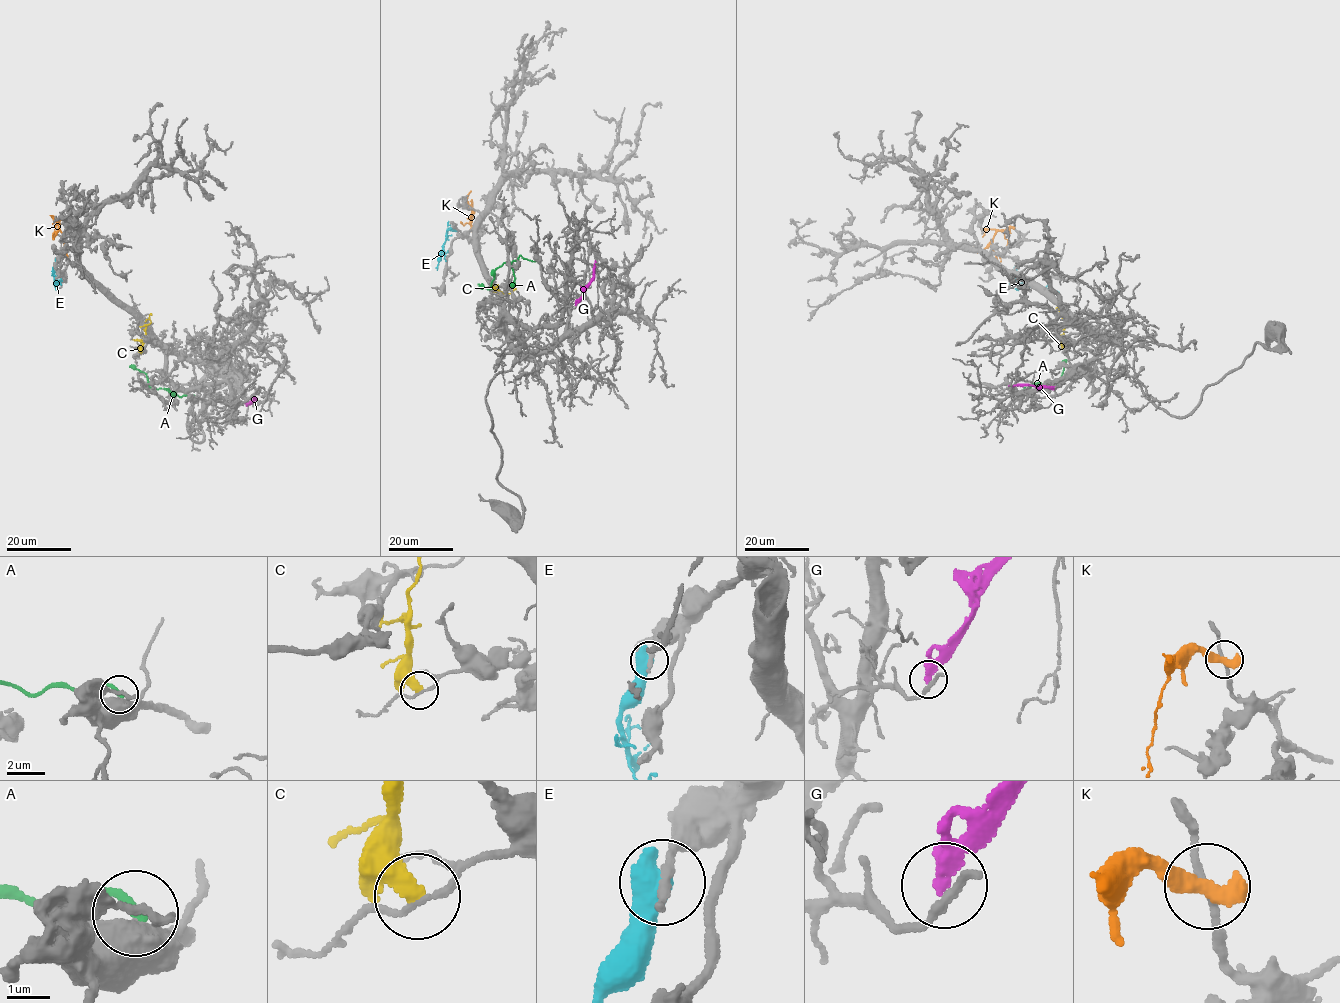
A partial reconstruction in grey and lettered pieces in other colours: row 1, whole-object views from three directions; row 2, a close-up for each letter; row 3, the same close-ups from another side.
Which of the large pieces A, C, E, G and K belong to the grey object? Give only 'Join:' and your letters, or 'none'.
Join: none

